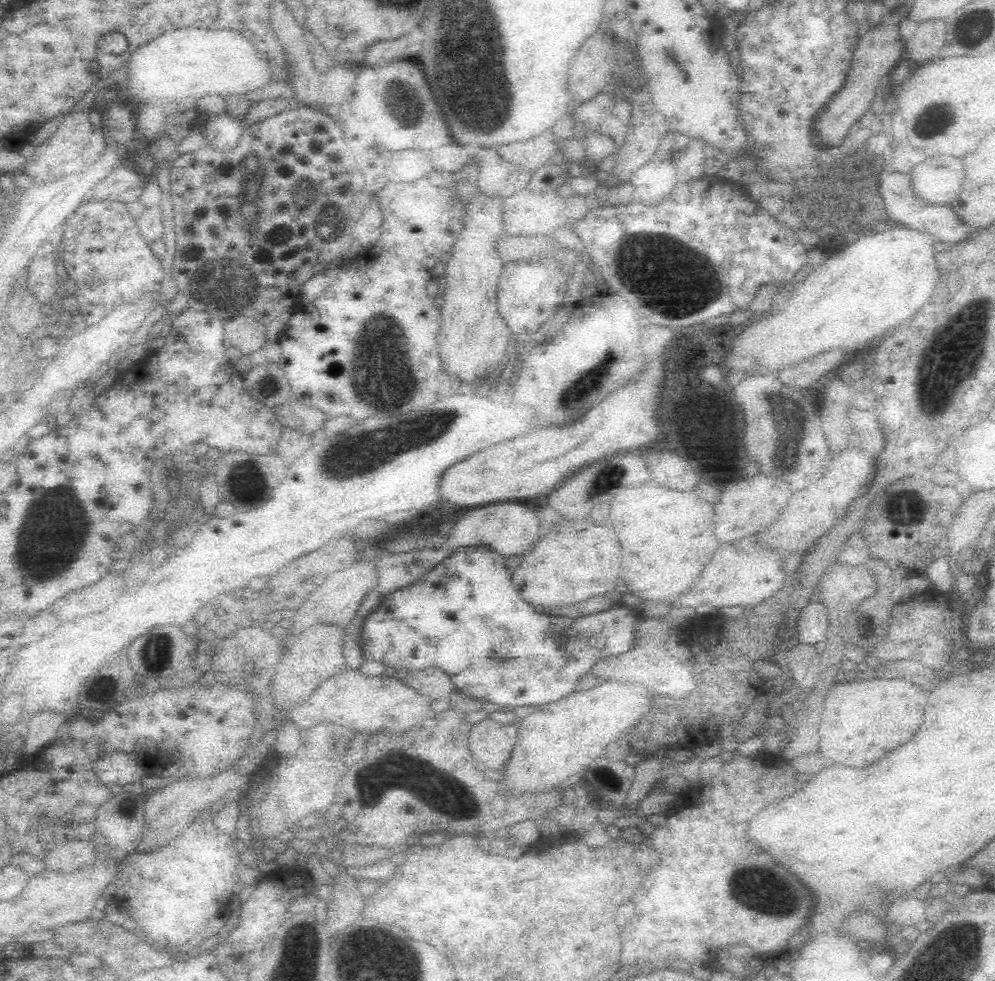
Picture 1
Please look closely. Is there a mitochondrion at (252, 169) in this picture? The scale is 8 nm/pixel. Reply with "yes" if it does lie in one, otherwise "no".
yes

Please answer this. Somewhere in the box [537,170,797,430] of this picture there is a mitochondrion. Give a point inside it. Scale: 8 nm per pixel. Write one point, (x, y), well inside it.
(670, 277)

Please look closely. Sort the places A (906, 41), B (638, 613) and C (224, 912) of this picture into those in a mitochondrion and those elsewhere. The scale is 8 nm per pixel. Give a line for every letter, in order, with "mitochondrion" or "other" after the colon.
A: other
B: other
C: other

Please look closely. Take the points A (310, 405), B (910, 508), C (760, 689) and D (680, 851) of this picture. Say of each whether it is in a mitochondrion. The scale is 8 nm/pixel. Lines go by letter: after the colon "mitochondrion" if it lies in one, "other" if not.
A: other
B: mitochondrion
C: other
D: other

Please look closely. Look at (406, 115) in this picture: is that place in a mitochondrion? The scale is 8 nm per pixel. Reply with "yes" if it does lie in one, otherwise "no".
yes

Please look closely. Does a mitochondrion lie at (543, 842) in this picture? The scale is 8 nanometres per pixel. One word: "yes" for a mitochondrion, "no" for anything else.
no

